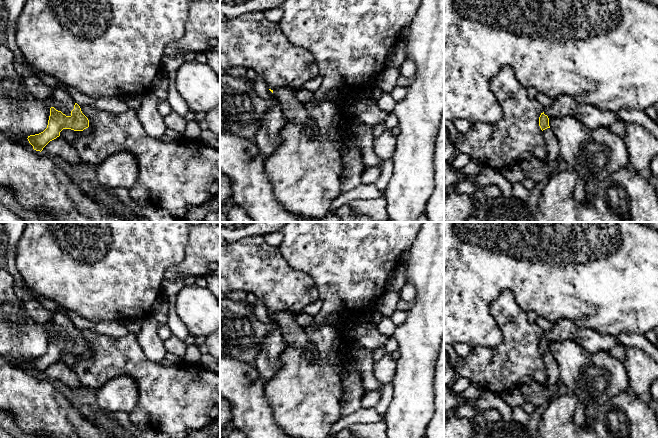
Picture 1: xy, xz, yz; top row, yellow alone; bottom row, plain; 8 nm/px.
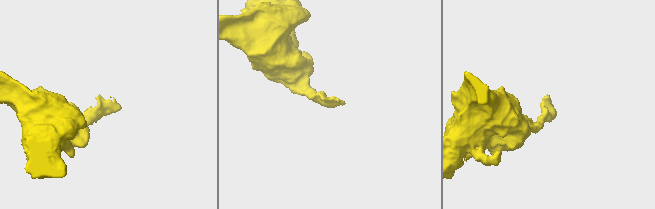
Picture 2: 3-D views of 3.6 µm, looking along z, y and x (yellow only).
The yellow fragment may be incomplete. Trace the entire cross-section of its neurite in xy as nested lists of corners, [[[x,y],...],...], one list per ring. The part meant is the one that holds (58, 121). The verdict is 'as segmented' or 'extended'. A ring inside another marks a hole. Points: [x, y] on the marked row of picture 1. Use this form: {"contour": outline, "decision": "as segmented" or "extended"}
{"contour": [[[56,89],[53,90],[51,98],[56,103],[69,109],[71,115],[66,116],[54,107],[50,108],[47,128],[43,132],[30,135],[27,138],[29,143],[33,146],[33,149],[40,152],[50,141],[59,137],[63,129],[83,131],[89,127],[88,118],[82,113],[81,107],[74,102],[71,93],[64,89]]], "decision": "extended"}

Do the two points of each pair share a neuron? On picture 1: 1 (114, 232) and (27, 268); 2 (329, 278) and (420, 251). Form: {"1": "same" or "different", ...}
{"1": "same", "2": "different"}

